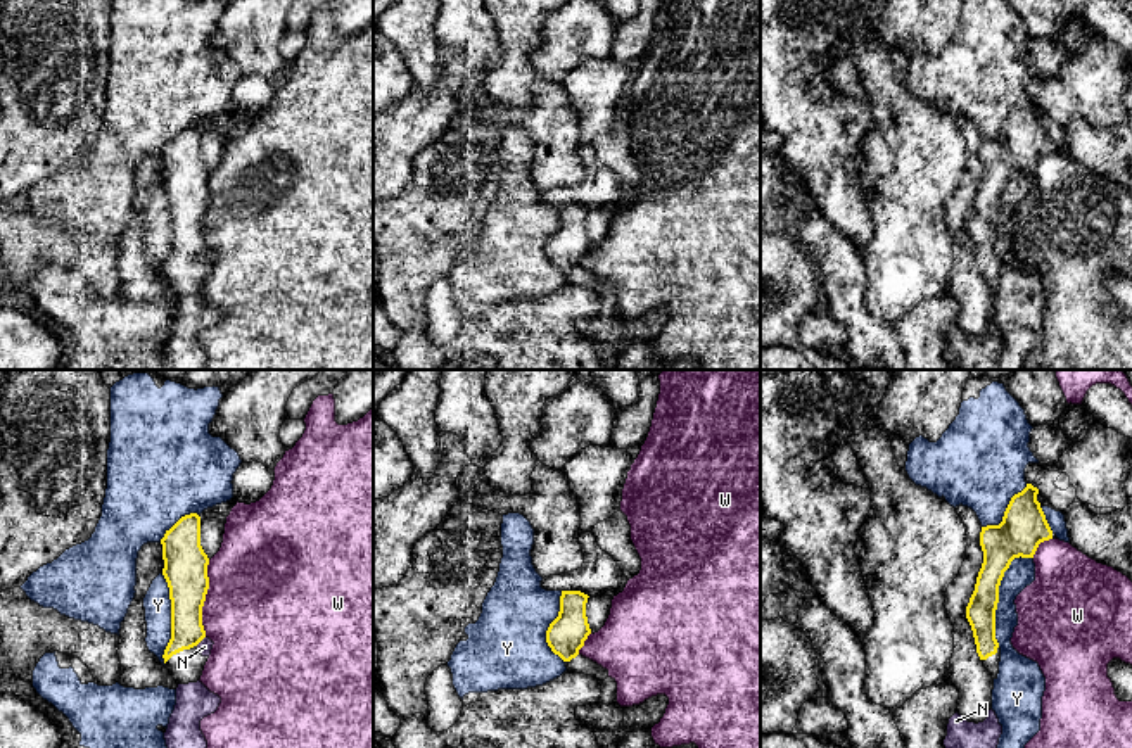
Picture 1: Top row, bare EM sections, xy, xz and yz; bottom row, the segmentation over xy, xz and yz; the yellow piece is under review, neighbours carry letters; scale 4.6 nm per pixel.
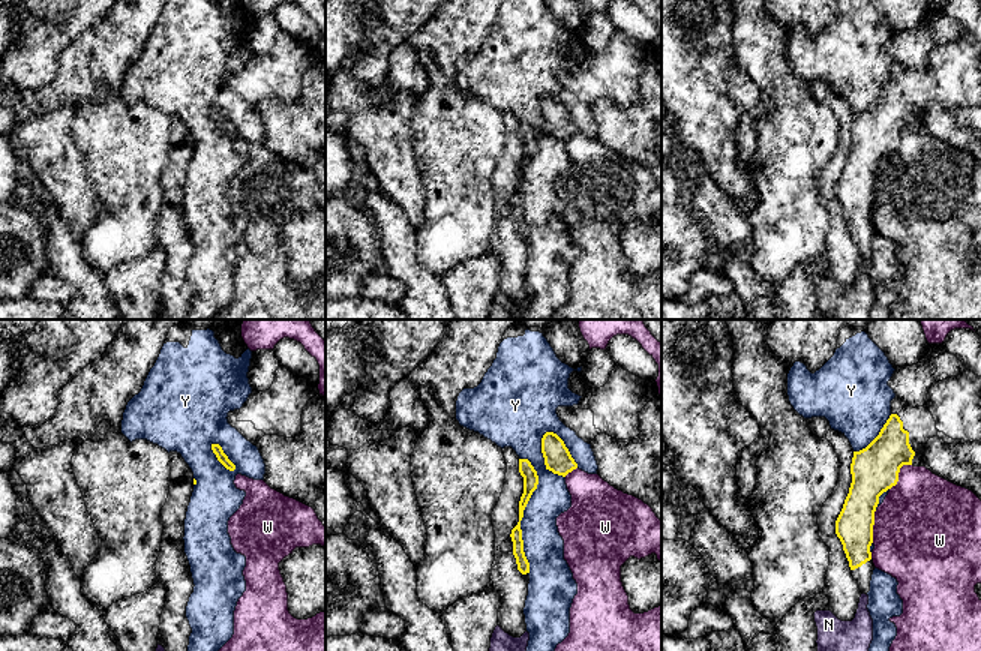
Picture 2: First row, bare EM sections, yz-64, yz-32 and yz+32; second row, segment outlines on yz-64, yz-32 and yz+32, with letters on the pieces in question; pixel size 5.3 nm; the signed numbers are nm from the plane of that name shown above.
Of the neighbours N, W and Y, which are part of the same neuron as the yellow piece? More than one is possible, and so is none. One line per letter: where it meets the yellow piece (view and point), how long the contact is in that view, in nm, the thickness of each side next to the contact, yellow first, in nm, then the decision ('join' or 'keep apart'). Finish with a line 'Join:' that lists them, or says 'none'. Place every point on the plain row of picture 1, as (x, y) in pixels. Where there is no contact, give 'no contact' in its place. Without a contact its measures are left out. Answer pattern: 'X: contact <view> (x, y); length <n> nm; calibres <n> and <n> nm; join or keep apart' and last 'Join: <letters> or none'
N: contact xy (199, 254); length 60 nm; calibres 180 and 70 nm; join
W: contact xy (204, 211); length 360 nm; calibres 200 and 500 nm; keep apart
Y: contact yz (998, 208); length 460 nm; calibres 180 and 130 nm; keep apart
Join: N

